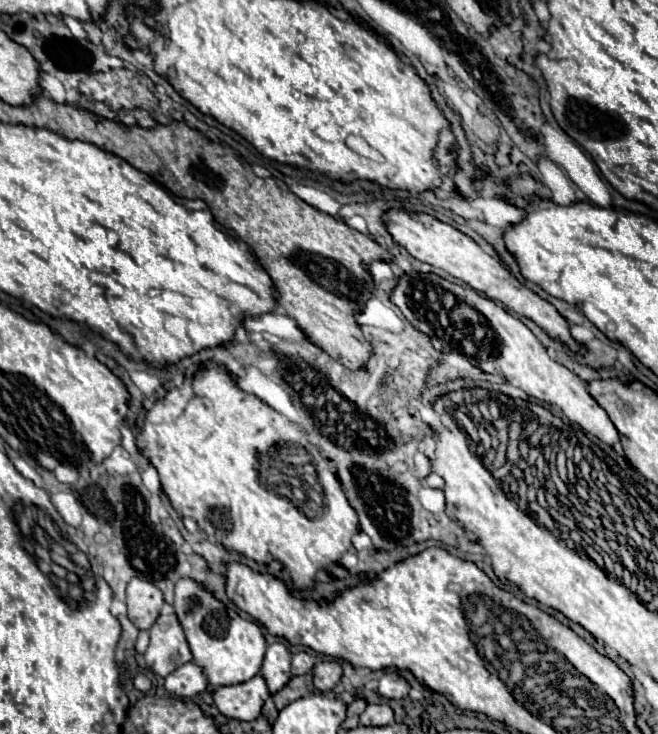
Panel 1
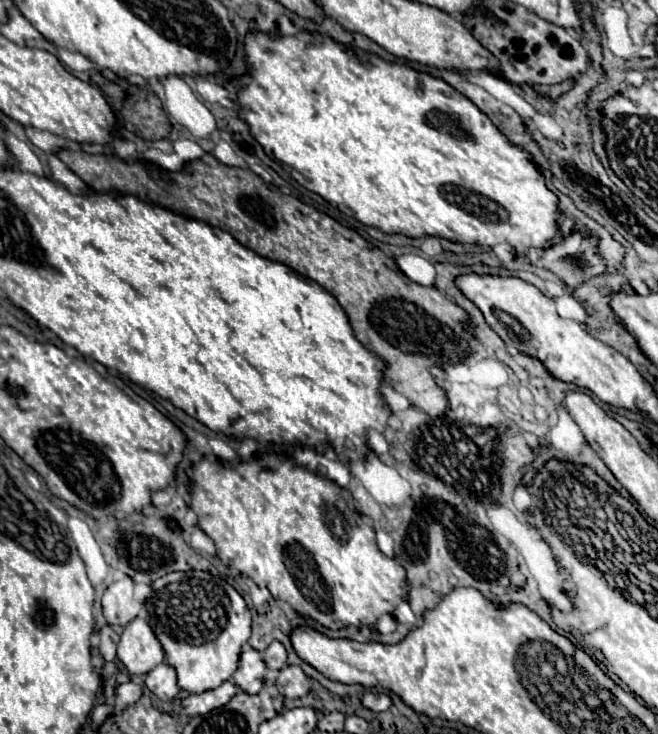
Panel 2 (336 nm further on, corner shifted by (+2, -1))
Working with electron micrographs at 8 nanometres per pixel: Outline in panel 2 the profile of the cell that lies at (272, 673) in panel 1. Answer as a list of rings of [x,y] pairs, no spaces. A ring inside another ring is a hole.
[[[246,649],[240,653],[238,669],[232,675],[232,681],[246,693],[258,693],[264,683],[264,671],[266,665],[262,661],[262,655],[256,649]]]

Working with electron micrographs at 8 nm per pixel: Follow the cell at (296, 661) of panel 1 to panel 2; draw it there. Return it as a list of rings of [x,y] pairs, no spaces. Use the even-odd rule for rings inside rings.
[[[272,641],[272,643],[266,647],[266,651],[262,653],[262,659],[264,659],[264,663],[266,663],[268,669],[278,671],[278,669],[282,669],[282,667],[286,665],[286,649],[282,647],[282,643]]]

